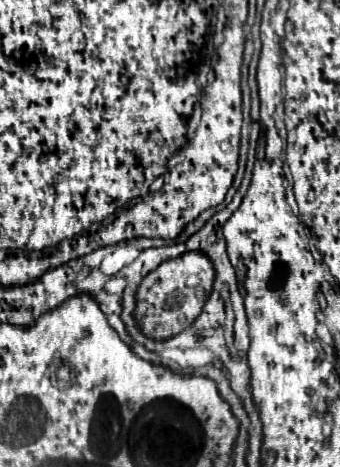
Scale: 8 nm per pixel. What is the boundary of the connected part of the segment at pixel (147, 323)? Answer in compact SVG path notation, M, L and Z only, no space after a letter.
M188 251L176 259L168 259L158 265L152 273L148 273L136 293L136 321L140 329L154 339L168 339L180 333L186 325L190 327L194 319L202 313L206 299L212 293L216 271L212 269L212 261L208 261L206 253Z

